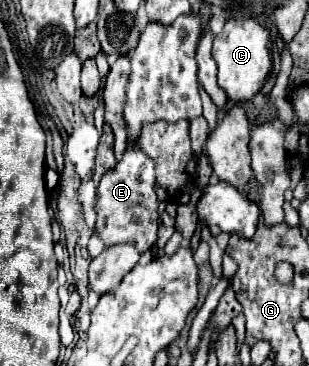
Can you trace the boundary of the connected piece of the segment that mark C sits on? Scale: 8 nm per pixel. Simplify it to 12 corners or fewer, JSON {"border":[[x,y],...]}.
{"border":[[229,19],[213,39],[219,87],[245,103],[271,73],[271,33]]}

